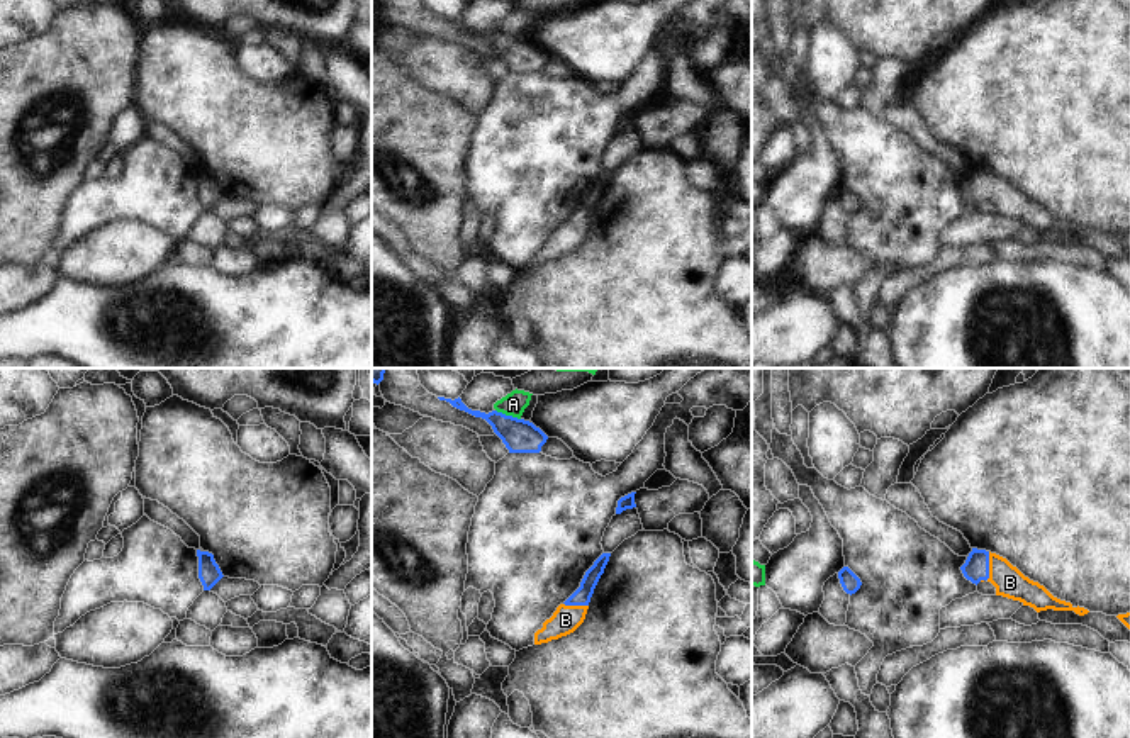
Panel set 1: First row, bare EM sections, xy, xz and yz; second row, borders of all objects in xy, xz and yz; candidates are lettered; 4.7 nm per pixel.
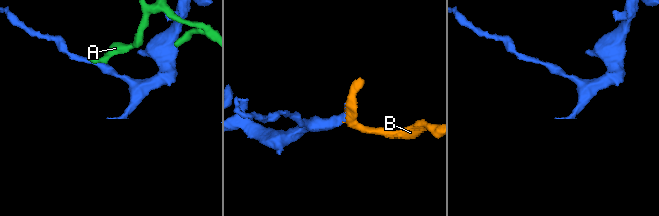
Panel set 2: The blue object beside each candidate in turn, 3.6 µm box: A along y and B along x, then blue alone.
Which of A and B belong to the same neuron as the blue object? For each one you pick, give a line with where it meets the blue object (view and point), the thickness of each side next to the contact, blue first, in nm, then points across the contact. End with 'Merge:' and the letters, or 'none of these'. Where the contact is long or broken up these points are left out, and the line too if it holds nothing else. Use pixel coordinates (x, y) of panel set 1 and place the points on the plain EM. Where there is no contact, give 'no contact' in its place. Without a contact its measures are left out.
B: contact yz (988, 185); calibres 120 and 150 nm; way yz (976, 187), (988, 185), (1010, 202)
Merge: B

